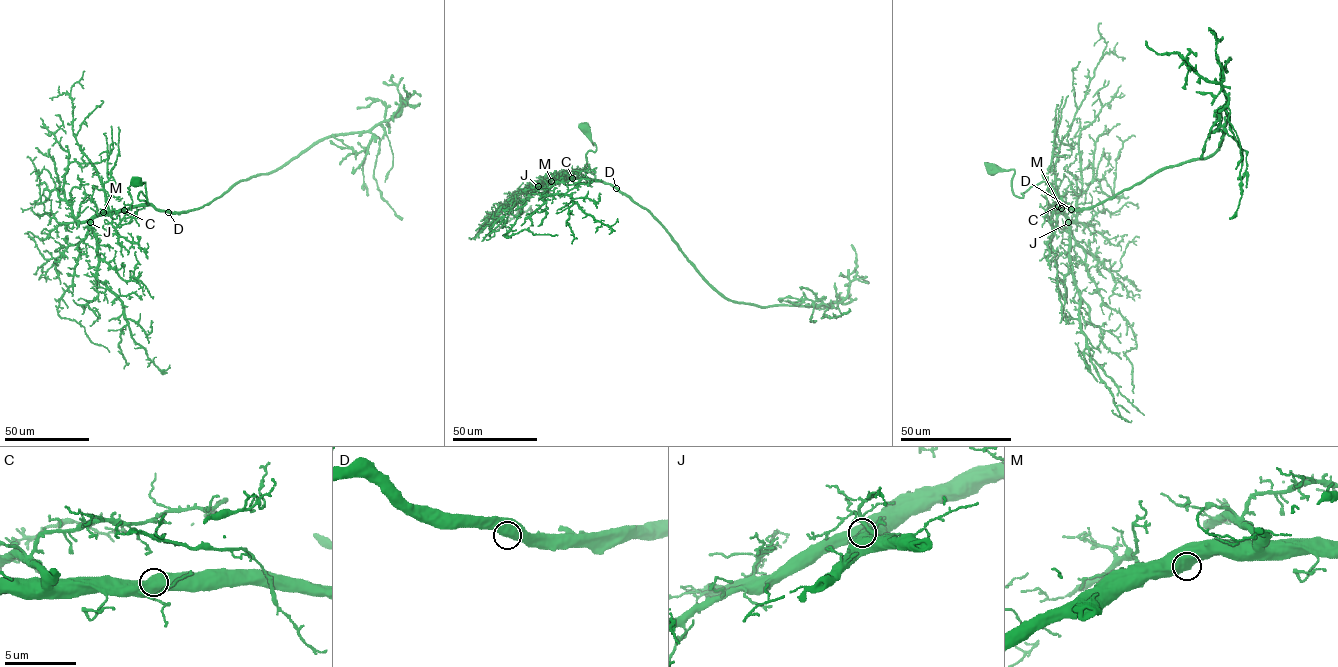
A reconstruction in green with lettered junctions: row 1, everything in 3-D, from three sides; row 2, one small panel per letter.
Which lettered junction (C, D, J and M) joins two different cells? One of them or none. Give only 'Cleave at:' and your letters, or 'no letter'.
Cleave at: no letter

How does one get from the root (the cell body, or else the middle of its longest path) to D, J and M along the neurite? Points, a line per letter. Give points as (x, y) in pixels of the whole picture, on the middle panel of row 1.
D: (585, 129), (596, 146), (595, 151), (589, 151), (586, 154), (594, 179), (616, 188)
J: (585, 129), (596, 146), (595, 151), (589, 151), (586, 154), (586, 163), (595, 177), (549, 179), (538, 186)
M: (585, 129), (596, 146), (595, 151), (589, 151), (586, 154), (586, 163), (595, 177), (551, 181)

